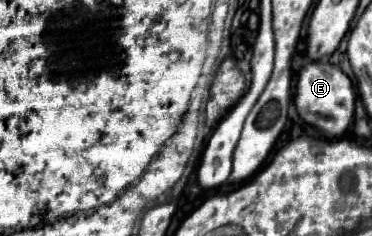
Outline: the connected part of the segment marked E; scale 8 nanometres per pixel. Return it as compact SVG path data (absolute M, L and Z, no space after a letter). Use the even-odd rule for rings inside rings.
M310 60L300 70L294 104L296 104L296 110L298 110L300 118L306 124L312 124L318 130L324 130L328 136L336 138L352 122L354 102L356 102L354 86L352 86L350 78L340 70L340 66L336 66L336 64L328 62L328 60Z

